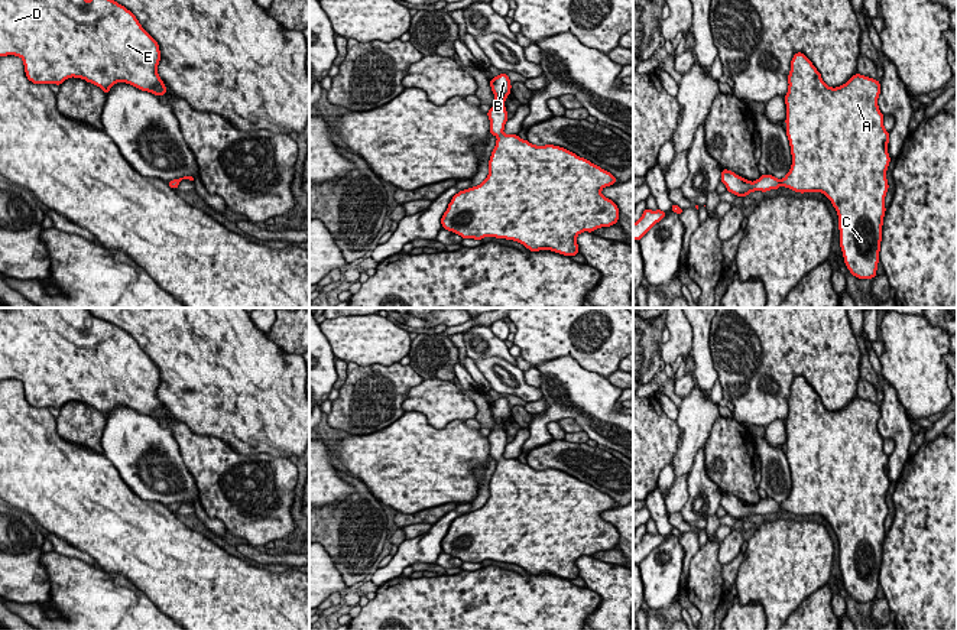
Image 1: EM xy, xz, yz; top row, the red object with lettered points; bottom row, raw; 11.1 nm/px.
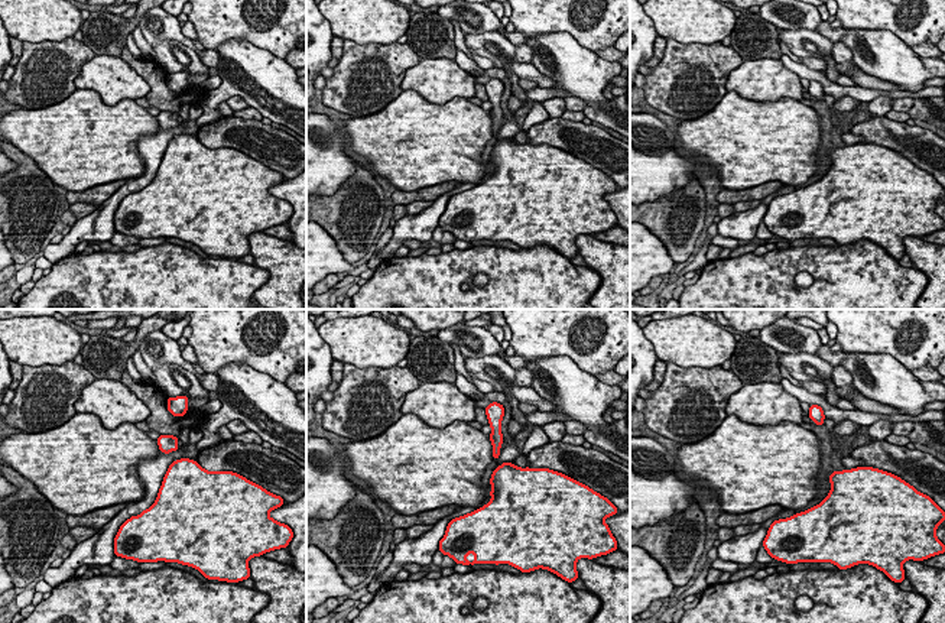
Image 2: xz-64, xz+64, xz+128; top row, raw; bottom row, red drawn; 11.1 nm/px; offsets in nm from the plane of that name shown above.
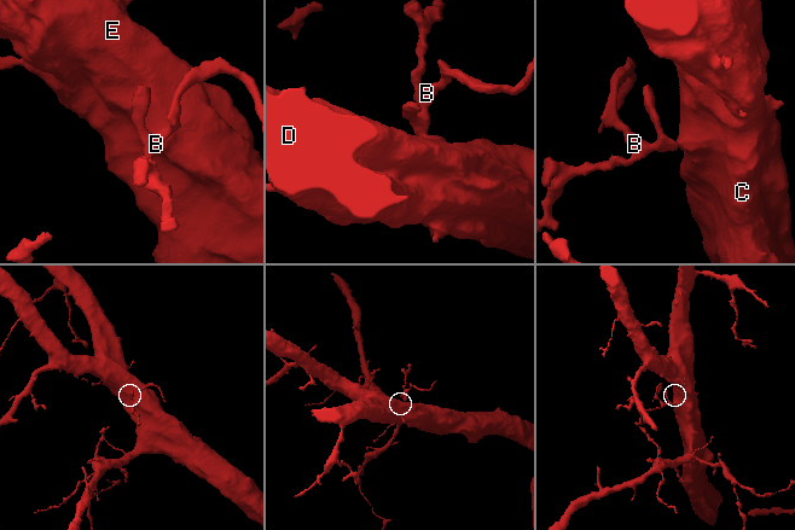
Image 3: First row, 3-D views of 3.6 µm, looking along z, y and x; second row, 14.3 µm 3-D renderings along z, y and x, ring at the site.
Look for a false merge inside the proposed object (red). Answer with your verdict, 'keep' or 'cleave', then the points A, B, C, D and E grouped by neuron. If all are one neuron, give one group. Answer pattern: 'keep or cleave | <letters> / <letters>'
keep | A B C D E

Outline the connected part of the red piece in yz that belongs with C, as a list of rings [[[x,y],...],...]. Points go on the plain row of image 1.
[[[797,376],[788,399],[786,459],[791,470],[792,488],[781,504],[760,499],[755,506],[723,493],[720,504],[727,514],[746,520],[753,514],[779,513],[781,509],[795,516],[823,516],[838,539],[840,571],[850,597],[859,603],[876,600],[888,516],[886,494],[889,457],[883,451],[883,438],[877,431],[880,407],[877,403],[854,397],[837,412],[827,410],[812,386]]]

